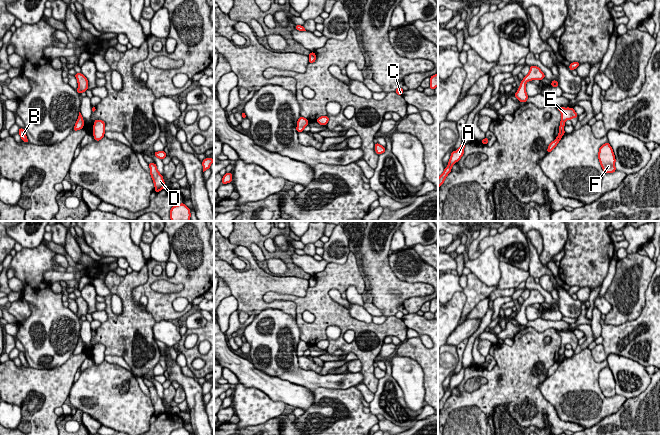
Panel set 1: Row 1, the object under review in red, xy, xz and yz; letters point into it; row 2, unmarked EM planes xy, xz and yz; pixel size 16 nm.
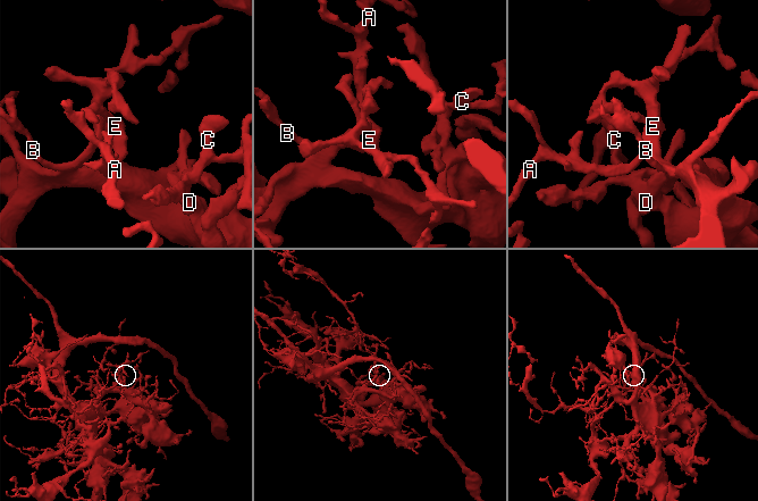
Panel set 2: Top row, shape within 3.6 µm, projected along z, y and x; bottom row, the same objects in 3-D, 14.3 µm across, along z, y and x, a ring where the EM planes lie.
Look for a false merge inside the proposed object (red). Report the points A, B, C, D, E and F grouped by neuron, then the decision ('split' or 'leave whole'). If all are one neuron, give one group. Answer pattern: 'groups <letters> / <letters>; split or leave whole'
groups A B C D E F; leave whole

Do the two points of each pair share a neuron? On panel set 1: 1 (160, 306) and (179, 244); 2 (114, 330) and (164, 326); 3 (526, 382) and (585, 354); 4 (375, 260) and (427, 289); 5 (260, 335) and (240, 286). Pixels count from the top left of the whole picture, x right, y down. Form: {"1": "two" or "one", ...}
{"1": "one", "2": "two", "3": "two", "4": "one", "5": "two"}

